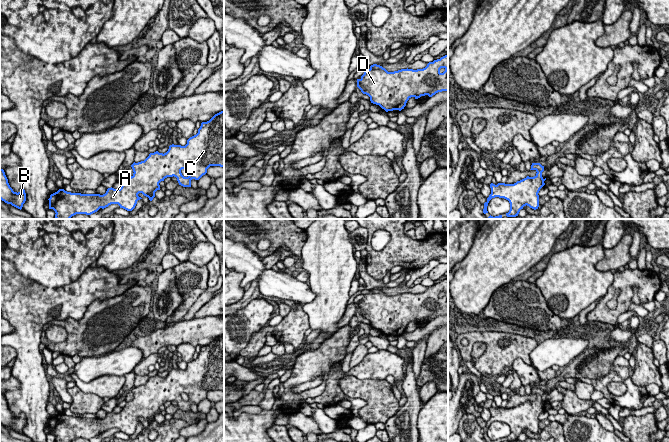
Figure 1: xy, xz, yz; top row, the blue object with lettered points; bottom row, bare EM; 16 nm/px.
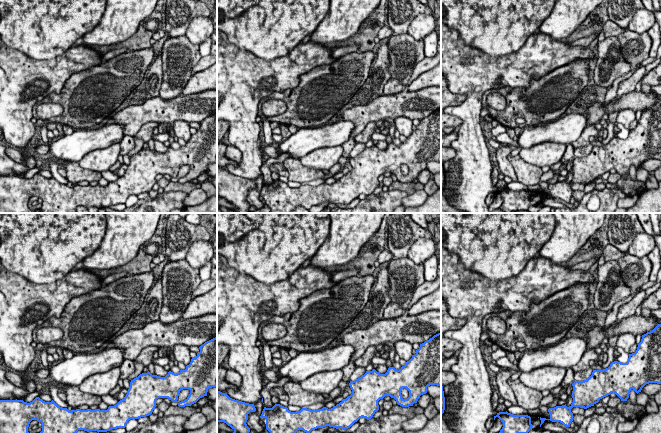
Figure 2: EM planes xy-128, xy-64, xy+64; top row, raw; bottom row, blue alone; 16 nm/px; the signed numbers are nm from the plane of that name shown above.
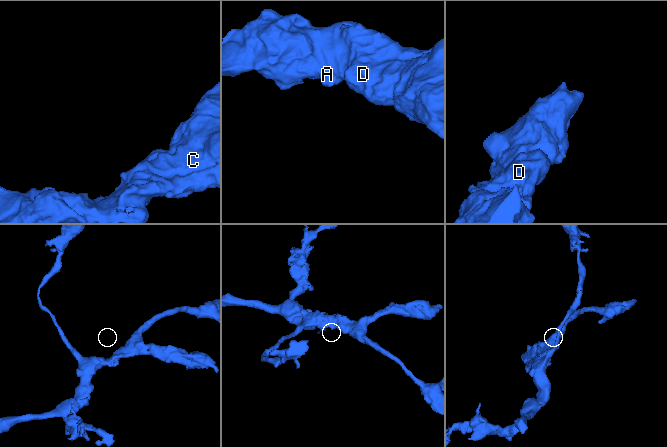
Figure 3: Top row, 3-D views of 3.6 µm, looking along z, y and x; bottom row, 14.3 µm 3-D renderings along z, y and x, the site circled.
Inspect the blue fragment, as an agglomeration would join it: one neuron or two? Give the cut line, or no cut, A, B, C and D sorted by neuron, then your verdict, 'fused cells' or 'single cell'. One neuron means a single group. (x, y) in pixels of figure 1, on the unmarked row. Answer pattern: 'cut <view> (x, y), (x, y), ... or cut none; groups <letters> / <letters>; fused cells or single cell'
cut none; groups A B C D; single cell

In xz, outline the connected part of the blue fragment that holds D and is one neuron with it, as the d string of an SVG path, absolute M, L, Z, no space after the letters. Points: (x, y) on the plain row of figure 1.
M448 278L417 294L407 292L388 296L382 290L373 288L364 295L360 303L357 303L357 311L370 321L371 327L379 329L386 336L401 335L411 321L415 323L425 319L432 321L438 316L448 315Z

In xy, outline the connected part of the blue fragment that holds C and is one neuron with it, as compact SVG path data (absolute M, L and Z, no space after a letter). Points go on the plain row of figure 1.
M224 335L215 338L209 345L202 346L198 357L187 364L185 370L170 369L166 377L158 375L150 377L141 386L133 387L133 399L127 402L120 413L108 412L106 417L100 418L81 418L71 417L64 413L50 419L49 433L55 435L55 442L71 442L76 438L91 439L100 432L104 433L111 428L118 428L120 432L132 435L137 425L142 423L138 420L142 417L150 425L155 421L155 416L160 414L159 407L167 401L176 401L179 409L191 411L191 404L199 404L207 397L210 390L220 390L224 392Z

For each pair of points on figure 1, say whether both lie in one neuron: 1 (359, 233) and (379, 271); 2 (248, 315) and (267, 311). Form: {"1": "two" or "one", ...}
{"1": "two", "2": "one"}

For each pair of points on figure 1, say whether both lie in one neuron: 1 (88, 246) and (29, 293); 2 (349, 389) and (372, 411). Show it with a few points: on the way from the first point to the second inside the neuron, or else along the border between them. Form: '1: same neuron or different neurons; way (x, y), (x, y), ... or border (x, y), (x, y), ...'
1: different neurons; border (19, 272), (24, 277), (48, 287), (63, 286)
2: same neuron; way (357, 389), (360, 389), (372, 403)

